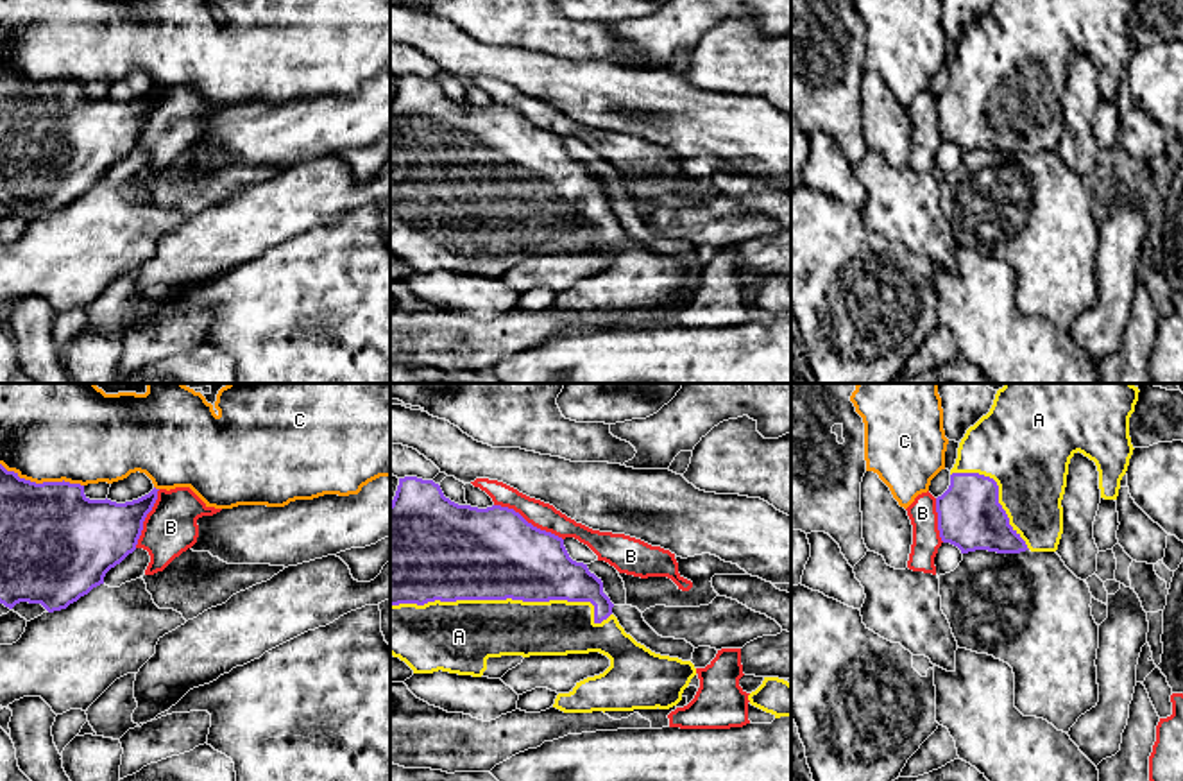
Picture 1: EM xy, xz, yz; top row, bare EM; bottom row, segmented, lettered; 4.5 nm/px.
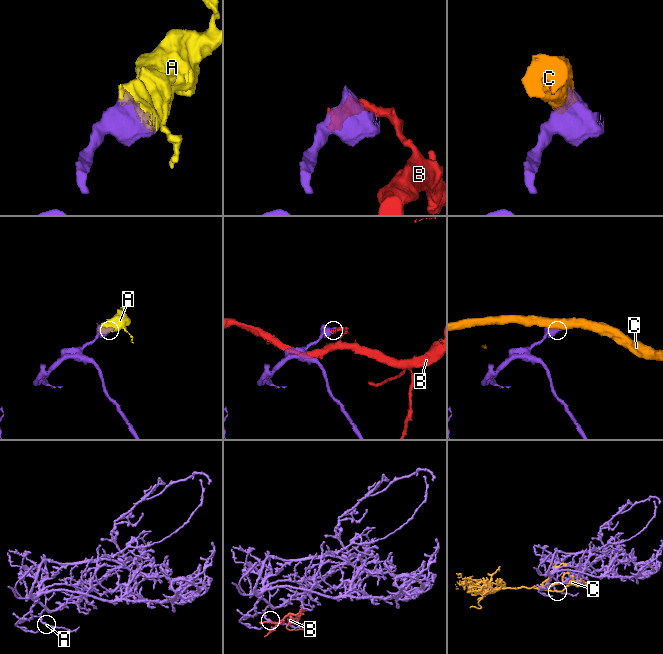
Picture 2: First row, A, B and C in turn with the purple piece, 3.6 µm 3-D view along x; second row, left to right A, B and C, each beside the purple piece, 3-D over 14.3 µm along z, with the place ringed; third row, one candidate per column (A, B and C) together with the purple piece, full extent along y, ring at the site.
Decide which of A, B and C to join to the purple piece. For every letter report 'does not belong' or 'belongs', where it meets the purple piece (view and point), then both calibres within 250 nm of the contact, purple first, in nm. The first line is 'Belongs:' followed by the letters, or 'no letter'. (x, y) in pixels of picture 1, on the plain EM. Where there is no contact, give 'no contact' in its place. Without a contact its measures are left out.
Belongs: A
A: belongs | xz (507, 196) | 420/300 nm
B: does not belong | xz (527, 120) | 420/120 nm
C: does not belong | xy (43, 81) | 460/360 nm

